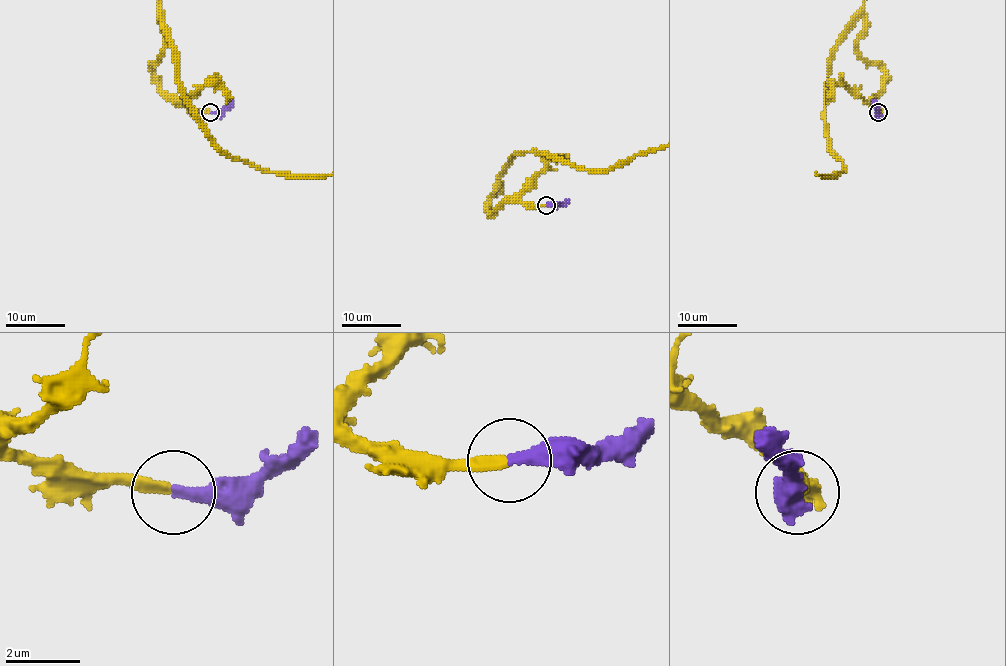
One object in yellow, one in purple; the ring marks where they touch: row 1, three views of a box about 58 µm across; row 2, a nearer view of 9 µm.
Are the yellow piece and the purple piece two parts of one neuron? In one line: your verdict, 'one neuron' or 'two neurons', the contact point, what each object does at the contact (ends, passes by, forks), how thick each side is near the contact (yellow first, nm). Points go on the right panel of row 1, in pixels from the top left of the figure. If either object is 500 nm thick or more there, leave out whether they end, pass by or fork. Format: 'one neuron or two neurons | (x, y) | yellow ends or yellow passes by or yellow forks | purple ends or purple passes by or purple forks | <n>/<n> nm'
one neuron | (878, 112) | yellow ends | purple ends | 260/320 nm

